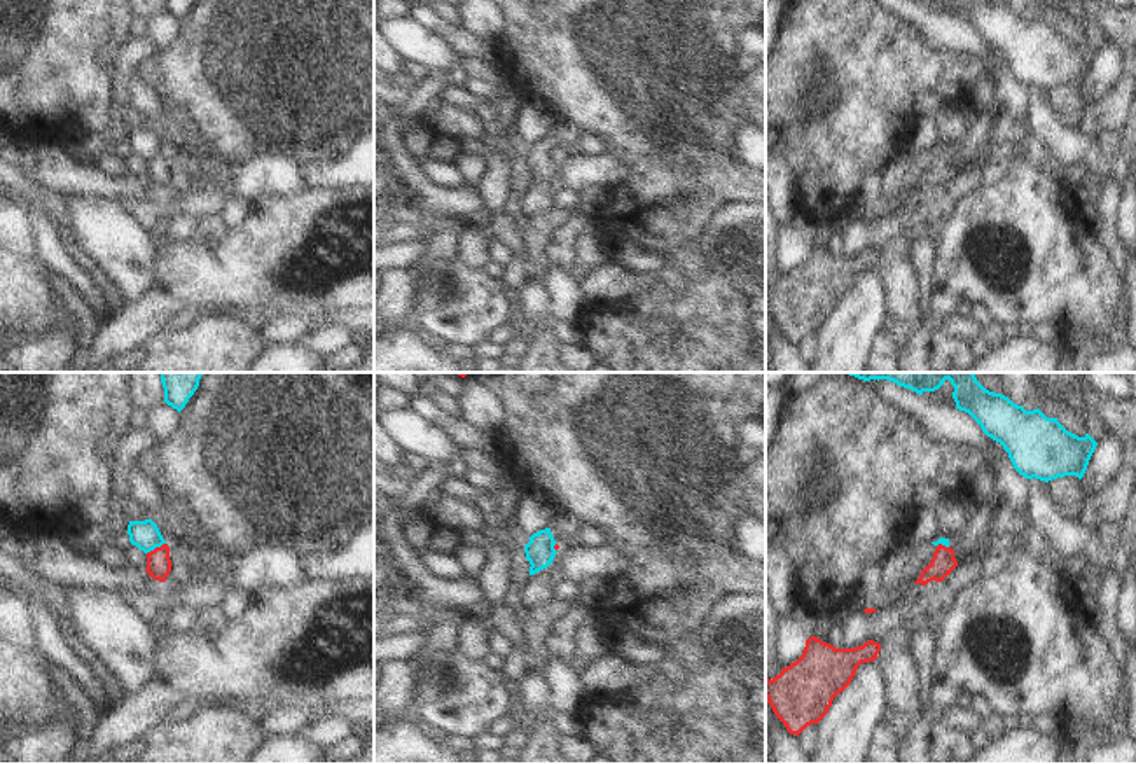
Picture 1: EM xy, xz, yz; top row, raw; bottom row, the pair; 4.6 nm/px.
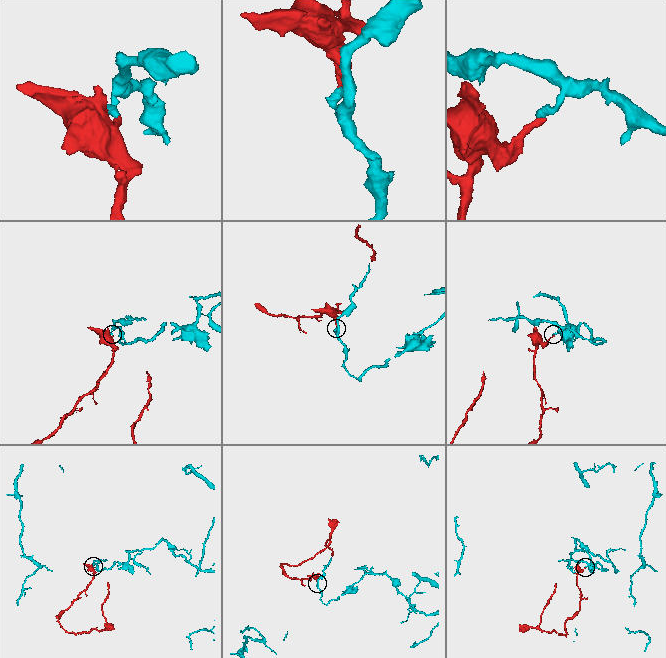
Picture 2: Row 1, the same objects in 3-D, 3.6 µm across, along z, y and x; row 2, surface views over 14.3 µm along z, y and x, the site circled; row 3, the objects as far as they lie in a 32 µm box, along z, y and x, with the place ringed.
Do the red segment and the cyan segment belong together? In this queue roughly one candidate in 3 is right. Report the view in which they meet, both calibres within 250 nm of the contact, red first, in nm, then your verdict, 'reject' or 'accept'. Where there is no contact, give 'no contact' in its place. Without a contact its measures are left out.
xy | 110/140 nm | reject

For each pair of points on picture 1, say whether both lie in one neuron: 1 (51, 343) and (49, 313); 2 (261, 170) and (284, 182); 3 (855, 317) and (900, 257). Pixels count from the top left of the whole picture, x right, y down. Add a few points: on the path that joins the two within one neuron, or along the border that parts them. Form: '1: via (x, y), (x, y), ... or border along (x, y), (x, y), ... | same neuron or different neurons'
1: border along (69, 317), (21, 343) | different neurons
2: via (266, 175), (278, 177) | same neuron
3: border along (876, 268), (888, 315) | different neurons

